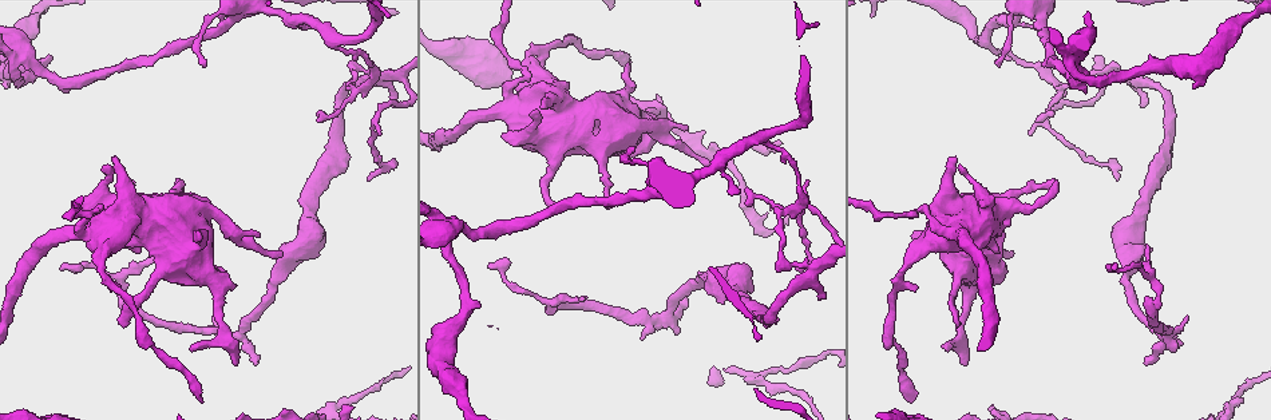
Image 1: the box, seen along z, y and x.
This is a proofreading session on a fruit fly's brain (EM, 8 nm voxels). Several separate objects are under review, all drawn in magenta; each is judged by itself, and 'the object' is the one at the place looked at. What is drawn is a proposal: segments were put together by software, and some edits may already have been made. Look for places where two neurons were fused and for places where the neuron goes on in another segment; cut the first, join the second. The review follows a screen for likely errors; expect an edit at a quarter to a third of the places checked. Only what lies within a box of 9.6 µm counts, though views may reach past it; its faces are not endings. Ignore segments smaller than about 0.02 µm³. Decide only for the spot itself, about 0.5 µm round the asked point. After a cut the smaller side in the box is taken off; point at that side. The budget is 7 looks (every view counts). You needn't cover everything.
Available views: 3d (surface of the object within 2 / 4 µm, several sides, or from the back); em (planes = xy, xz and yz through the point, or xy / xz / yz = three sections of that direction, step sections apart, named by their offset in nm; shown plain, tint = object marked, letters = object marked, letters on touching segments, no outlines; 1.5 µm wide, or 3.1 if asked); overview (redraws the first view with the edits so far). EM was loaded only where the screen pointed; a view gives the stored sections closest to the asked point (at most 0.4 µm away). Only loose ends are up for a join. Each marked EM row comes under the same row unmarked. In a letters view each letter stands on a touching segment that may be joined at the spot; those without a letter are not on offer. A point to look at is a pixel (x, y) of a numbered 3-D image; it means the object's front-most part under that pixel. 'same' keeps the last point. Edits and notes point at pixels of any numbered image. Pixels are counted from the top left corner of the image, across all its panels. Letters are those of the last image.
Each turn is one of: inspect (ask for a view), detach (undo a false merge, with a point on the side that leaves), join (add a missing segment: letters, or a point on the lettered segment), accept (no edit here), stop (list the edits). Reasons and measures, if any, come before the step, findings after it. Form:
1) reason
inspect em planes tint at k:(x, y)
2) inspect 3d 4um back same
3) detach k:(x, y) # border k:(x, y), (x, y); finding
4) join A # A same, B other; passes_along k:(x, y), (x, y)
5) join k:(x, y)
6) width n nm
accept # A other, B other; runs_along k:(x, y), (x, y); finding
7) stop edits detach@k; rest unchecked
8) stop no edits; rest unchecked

thick turns thin
inspect 3d 4um at 1:(528, 80)

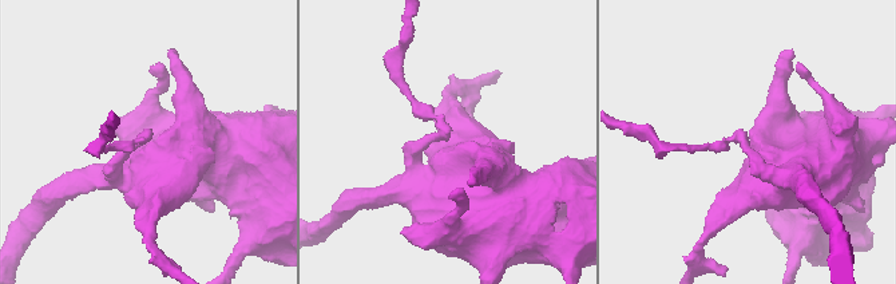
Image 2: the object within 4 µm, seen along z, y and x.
now the EM
inspect em planes letters at 2:(446, 136)

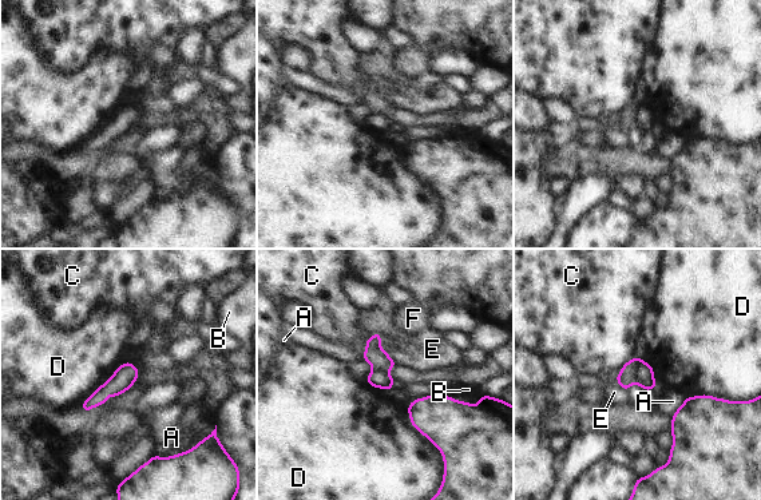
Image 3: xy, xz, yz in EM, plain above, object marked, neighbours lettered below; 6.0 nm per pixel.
detach 3:(627, 374) # A other, B other, C other, D other, E other, F other; border 3:(641, 360), (634, 381); a second neuron is stuck on

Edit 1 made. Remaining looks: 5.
redraw
inspect overview

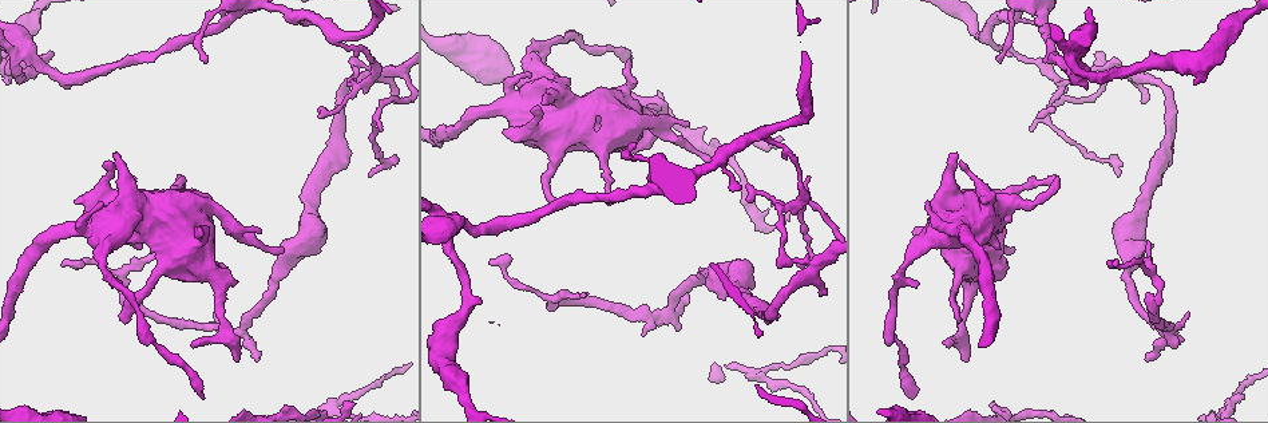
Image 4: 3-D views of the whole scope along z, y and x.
end of a long branch
inspect em xz step 8 letters at 4:(912, 396)

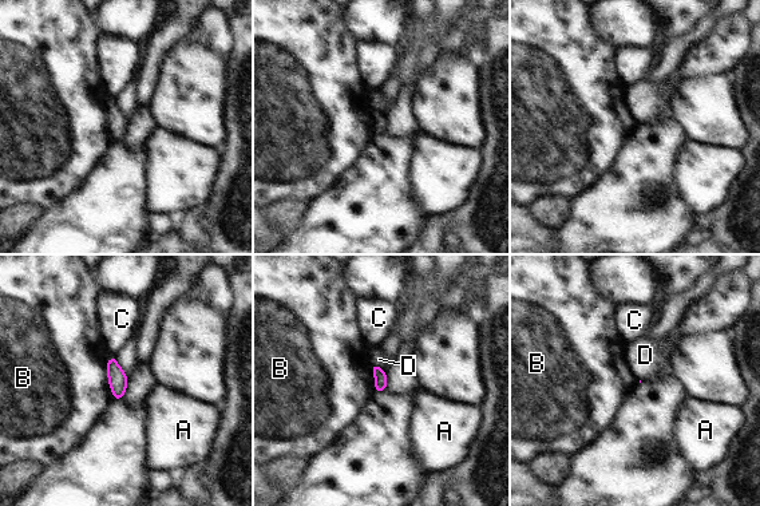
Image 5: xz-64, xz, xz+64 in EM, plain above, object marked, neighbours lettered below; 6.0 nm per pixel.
another direction
inspect em yz step 8 letters same

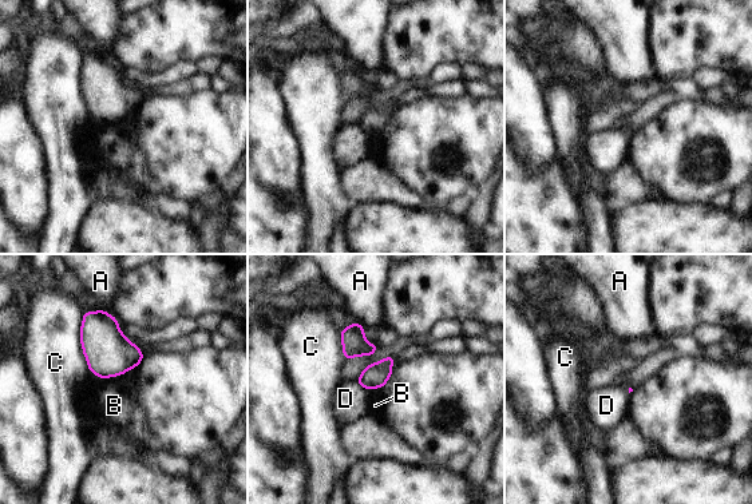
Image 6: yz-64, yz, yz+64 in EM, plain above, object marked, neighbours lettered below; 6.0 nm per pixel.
accept # A other, B other, C other, D other; border 6:(145, 356), (121, 374), (88, 372); no lettered segment goes on from it

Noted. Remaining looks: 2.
thick turns thin
inspect em planes letters at 4:(957, 275)

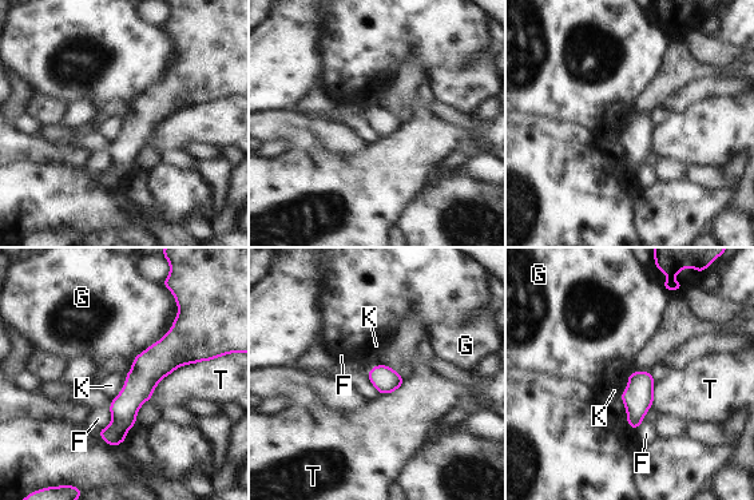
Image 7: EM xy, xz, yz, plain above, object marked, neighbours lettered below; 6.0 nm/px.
longest_contact G 500 nm
accept # F other, G other, K other, T other; runs_along 7:(219, 348), (178, 348), (103, 433); all the same neuron

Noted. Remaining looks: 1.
stop edits detach@3; rest unchecked

